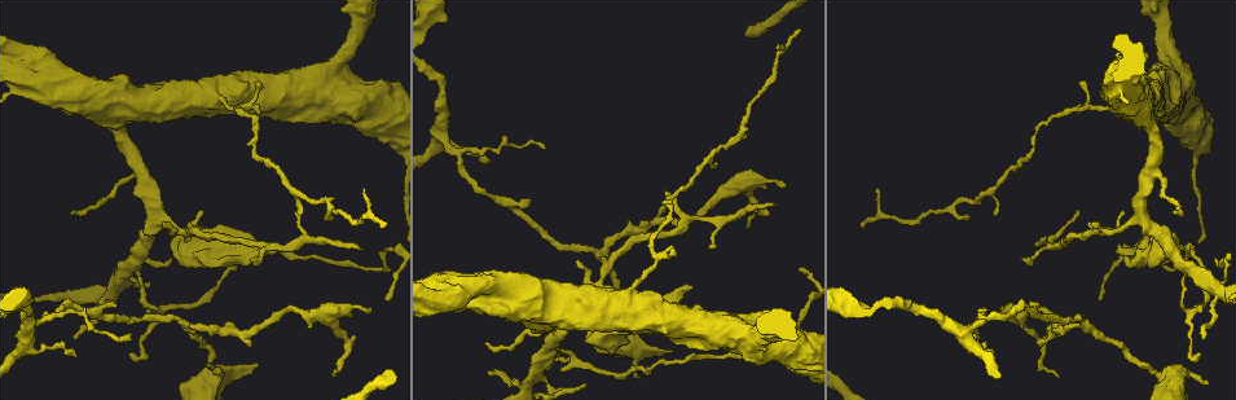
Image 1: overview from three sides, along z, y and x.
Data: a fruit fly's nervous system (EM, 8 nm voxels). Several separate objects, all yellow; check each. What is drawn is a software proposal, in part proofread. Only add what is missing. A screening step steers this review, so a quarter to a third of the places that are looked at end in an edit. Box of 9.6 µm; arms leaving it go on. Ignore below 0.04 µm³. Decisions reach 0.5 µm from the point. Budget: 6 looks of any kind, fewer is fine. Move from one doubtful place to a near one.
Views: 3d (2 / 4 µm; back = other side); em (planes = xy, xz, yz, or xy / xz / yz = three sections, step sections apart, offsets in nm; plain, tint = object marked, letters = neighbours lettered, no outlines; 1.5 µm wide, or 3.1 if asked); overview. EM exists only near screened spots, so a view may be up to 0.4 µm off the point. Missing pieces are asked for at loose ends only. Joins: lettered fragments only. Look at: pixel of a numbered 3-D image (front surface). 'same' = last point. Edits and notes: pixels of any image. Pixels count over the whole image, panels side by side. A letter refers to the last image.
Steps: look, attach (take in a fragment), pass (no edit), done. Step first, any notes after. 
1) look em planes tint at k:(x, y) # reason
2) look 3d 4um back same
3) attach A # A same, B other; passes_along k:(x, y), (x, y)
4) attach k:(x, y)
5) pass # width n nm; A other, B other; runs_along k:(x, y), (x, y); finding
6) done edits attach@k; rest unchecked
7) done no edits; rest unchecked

look 3d 4um at 1:(1079, 211) # branch stops here

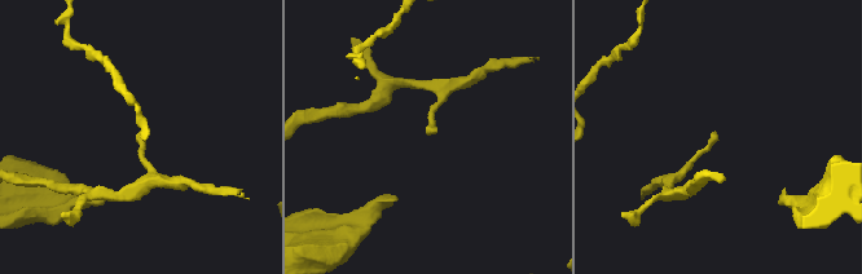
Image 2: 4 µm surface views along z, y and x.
look em planes letters at 2:(139, 134) # need the tissue

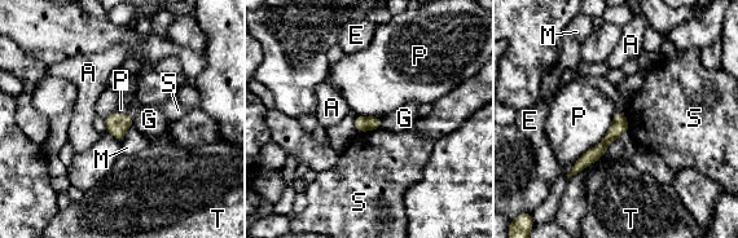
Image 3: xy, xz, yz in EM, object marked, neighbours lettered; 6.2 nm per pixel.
pass # A other, E other, G other, M other, P other, S other, T other; border 3:(615, 111), (603, 137); no lettered fragment goes on from it

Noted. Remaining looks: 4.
look em yz step 8 letters at 1:(666, 192) # tapers out

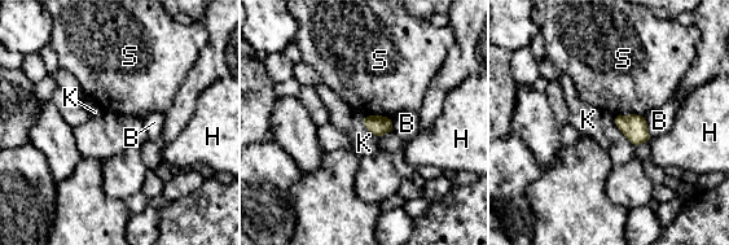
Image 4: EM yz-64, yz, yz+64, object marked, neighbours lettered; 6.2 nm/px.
pass # B other, H other, K other, S other; no lettered fragment goes on from it

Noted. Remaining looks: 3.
look 3d 2um at 1:(257, 366) # branch stops here

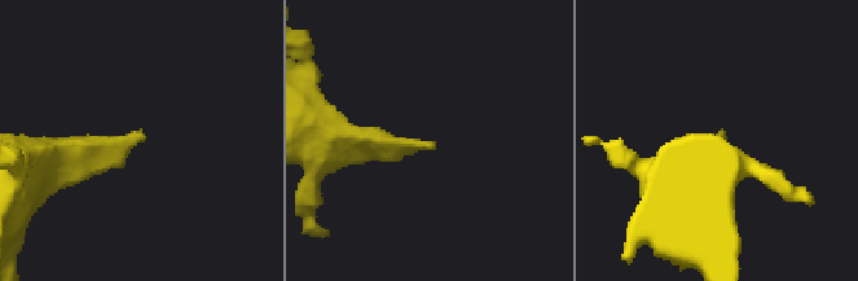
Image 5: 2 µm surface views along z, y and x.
look em xy step 8 letters at 5:(722, 131)

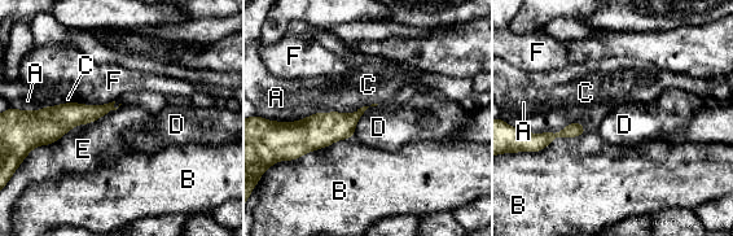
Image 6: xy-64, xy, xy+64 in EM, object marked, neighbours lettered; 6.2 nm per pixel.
pass # A other, B other, C other, D other, E other, F other; border 6:(377, 103), (281, 122); none of them fits

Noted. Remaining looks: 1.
done no edits; rest unchecked

